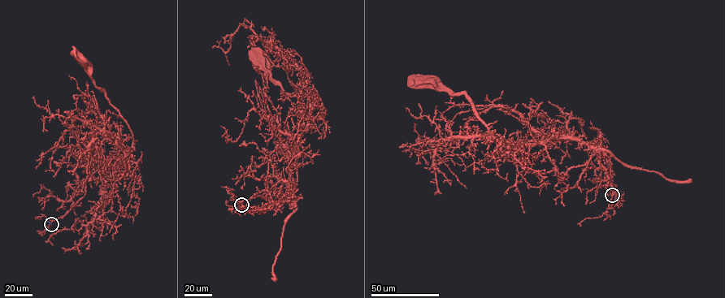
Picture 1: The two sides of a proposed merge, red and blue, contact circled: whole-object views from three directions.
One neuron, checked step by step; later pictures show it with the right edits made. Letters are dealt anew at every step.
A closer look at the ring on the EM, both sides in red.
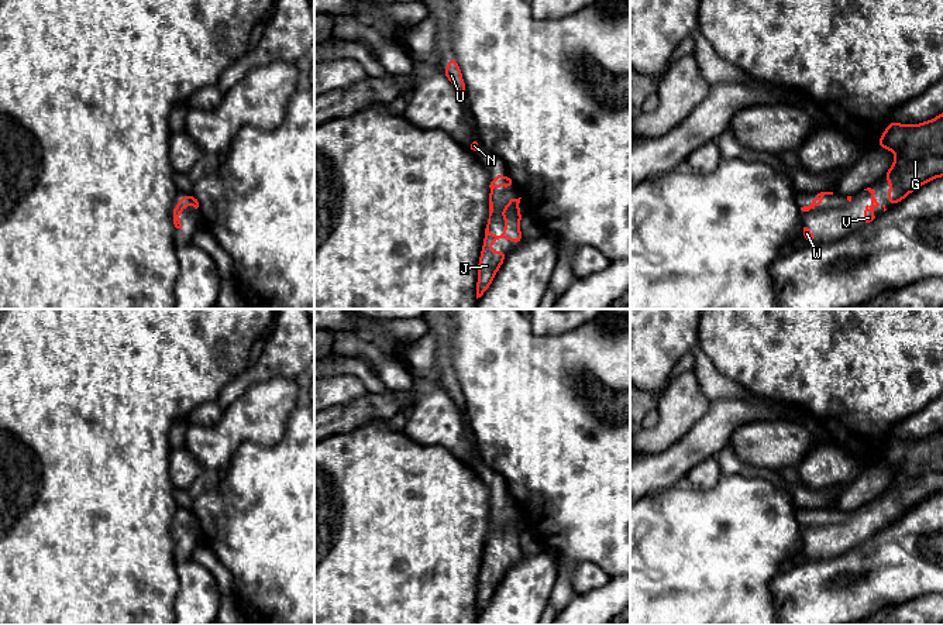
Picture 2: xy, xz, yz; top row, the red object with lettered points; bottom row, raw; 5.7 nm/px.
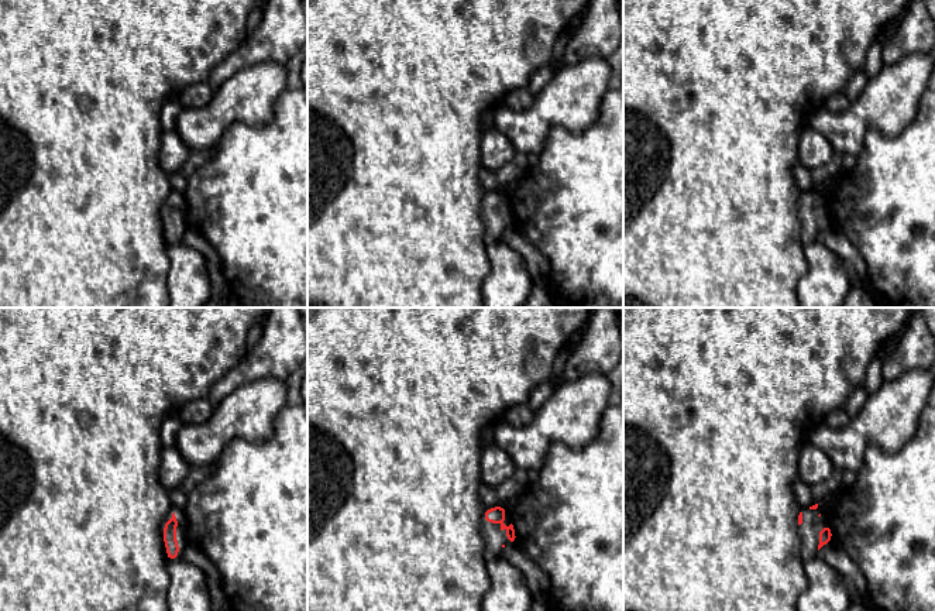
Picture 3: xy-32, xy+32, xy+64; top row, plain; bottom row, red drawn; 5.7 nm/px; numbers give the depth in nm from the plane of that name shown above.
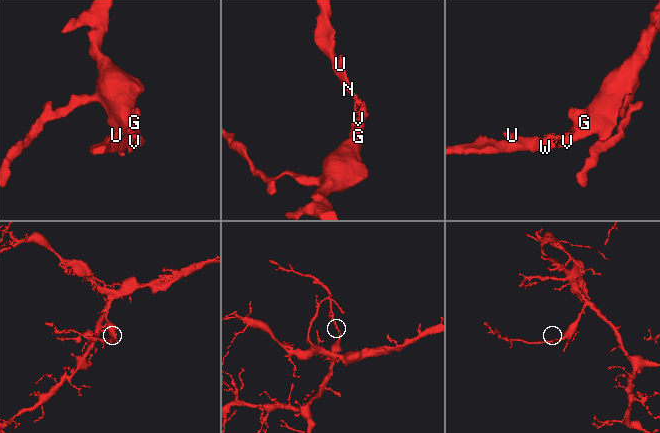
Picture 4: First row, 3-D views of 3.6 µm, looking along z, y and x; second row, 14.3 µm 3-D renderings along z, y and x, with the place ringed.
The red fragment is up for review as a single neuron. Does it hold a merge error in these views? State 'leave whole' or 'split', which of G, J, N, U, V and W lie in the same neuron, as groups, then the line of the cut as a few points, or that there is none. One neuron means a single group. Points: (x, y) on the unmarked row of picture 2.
leave whole; G J N U V W; no cut

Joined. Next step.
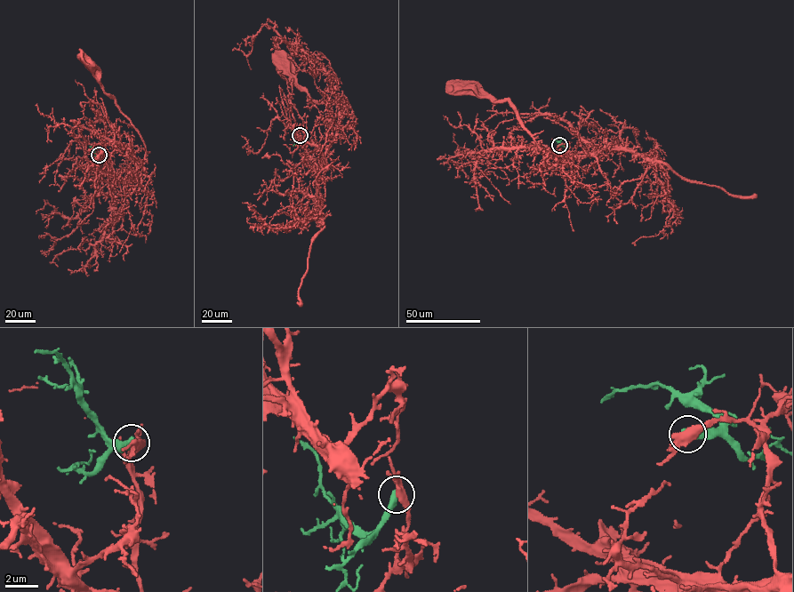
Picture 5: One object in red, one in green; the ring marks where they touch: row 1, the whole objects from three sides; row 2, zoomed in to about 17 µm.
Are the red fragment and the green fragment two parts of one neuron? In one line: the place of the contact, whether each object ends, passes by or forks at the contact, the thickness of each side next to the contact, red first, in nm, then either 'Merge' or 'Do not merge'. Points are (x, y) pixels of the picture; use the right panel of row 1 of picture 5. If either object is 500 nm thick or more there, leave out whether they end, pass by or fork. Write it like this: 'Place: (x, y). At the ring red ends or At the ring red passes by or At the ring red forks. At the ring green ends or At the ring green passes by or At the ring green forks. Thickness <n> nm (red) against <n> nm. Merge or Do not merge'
Place: (559, 145). Thickness 360 nm (red) against 500 nm. Do not merge

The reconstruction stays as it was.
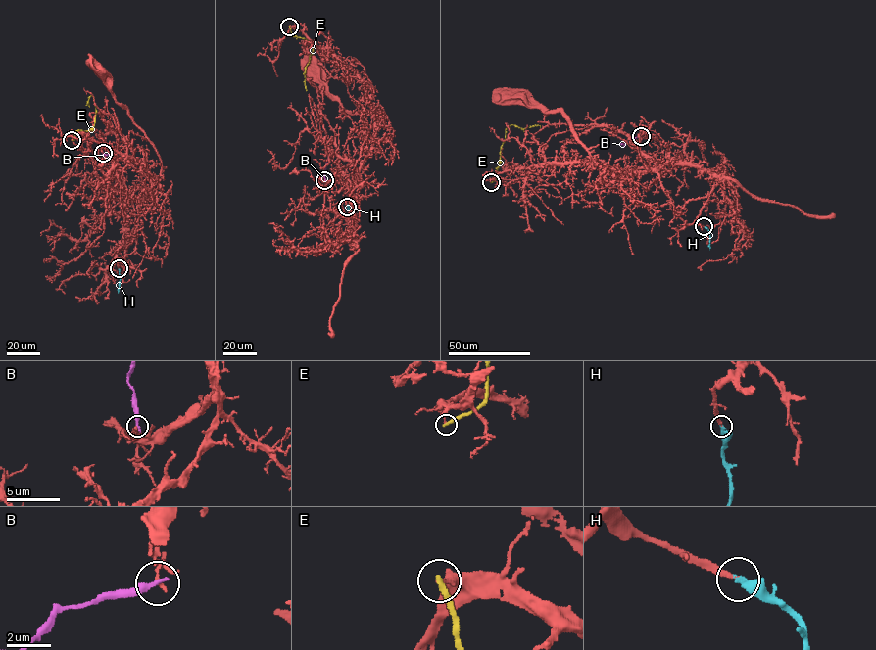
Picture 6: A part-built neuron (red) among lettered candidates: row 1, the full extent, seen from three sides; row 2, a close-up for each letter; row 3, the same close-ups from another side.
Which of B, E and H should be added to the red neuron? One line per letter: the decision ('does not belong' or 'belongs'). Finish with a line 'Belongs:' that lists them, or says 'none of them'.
B: does not belong
E: does not belong
H: belongs
Belongs: H

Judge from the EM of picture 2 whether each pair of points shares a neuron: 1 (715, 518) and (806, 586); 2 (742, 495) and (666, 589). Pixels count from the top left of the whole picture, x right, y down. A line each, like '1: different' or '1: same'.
1: different
2: same

